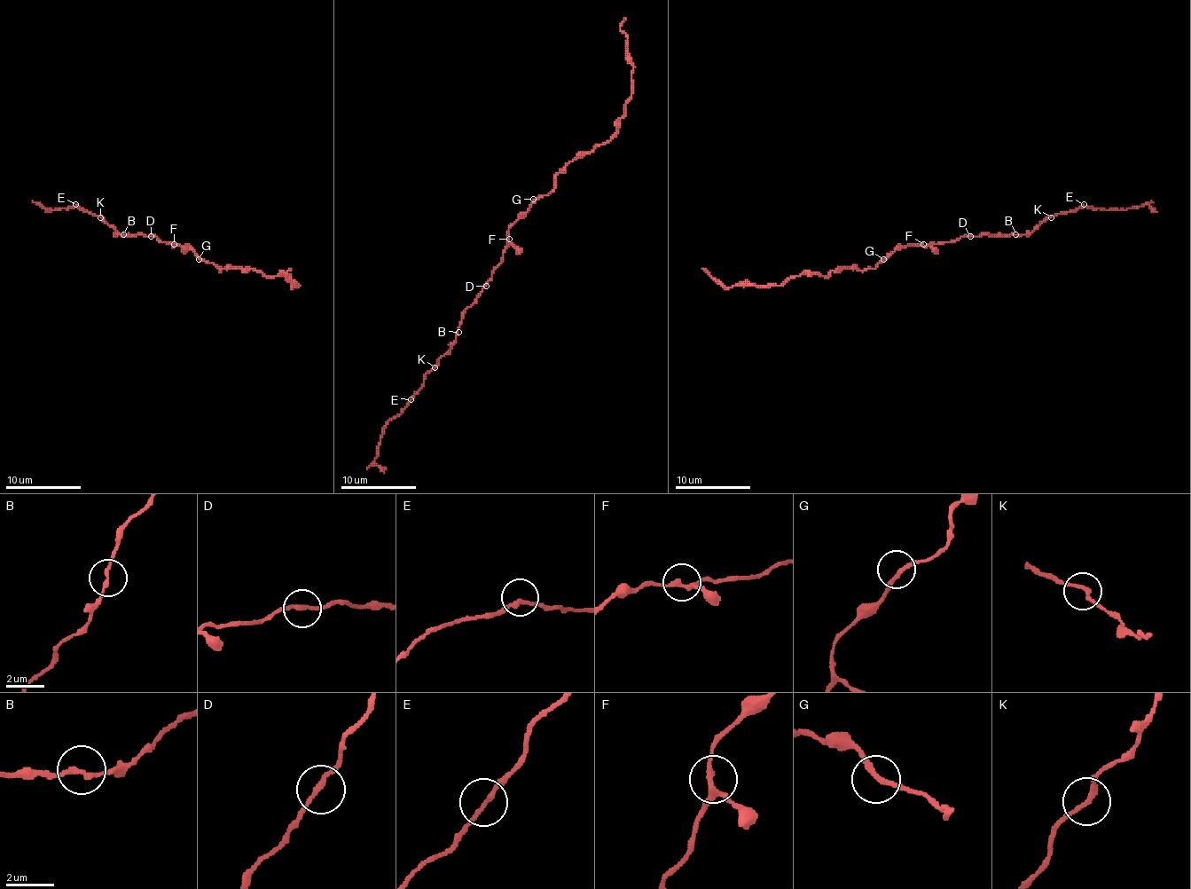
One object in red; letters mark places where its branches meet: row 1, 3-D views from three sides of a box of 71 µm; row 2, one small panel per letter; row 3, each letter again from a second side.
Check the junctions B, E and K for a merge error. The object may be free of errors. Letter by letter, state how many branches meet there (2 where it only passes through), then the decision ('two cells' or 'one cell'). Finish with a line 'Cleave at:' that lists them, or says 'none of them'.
B: branches 2; one cell
E: branches 2; one cell
K: branches 2; one cell
Cleave at: none of them

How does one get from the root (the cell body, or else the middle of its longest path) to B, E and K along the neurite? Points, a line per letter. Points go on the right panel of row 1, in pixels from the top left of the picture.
B: (920, 246), (953, 242), (962, 236), (1015, 234)
E: (920, 246), (953, 242), (962, 236), (1029, 234), (1051, 216), (1076, 212), (1084, 204)
K: (920, 246), (953, 242), (962, 236), (1029, 234), (1046, 217), (1051, 217)

